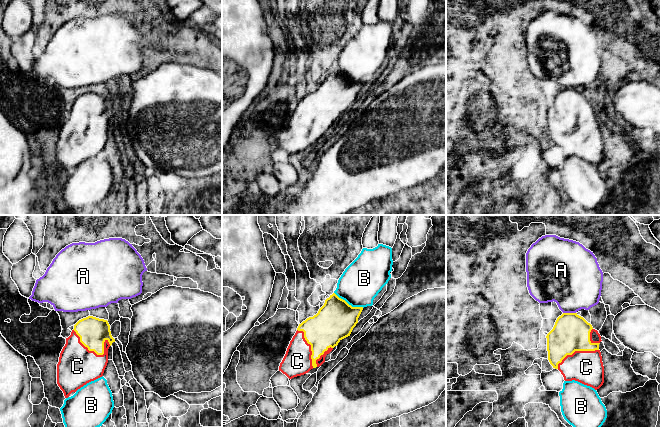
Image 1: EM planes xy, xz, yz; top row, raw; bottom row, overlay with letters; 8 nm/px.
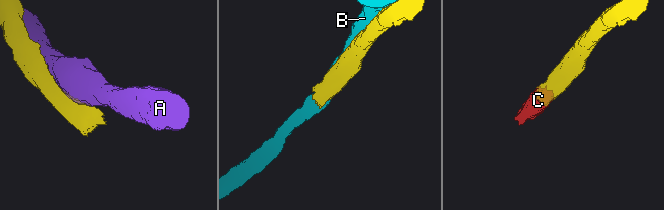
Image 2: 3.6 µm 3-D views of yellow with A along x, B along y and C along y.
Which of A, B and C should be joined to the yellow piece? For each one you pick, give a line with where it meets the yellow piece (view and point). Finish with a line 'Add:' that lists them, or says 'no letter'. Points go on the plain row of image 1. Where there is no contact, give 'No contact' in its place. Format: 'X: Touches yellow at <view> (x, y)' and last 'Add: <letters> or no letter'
C: Touches yellow at xy (95, 128)
Add: C

